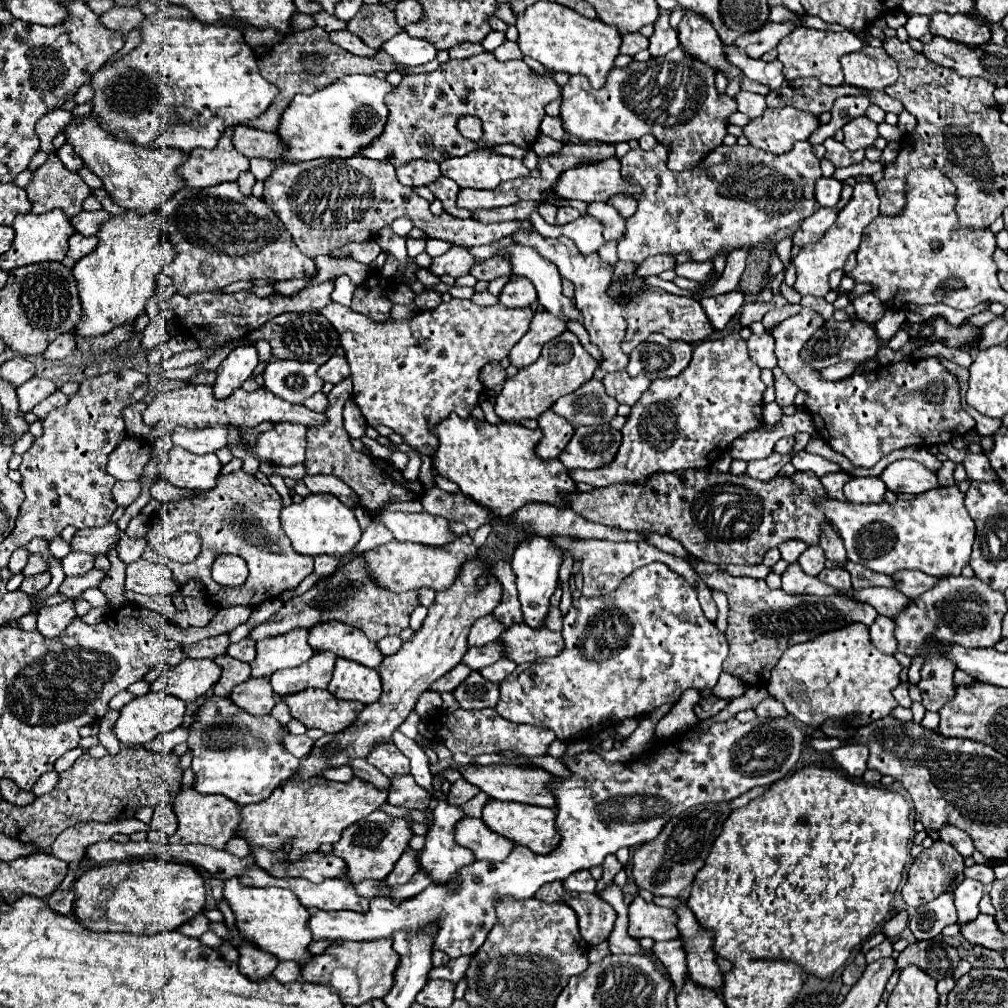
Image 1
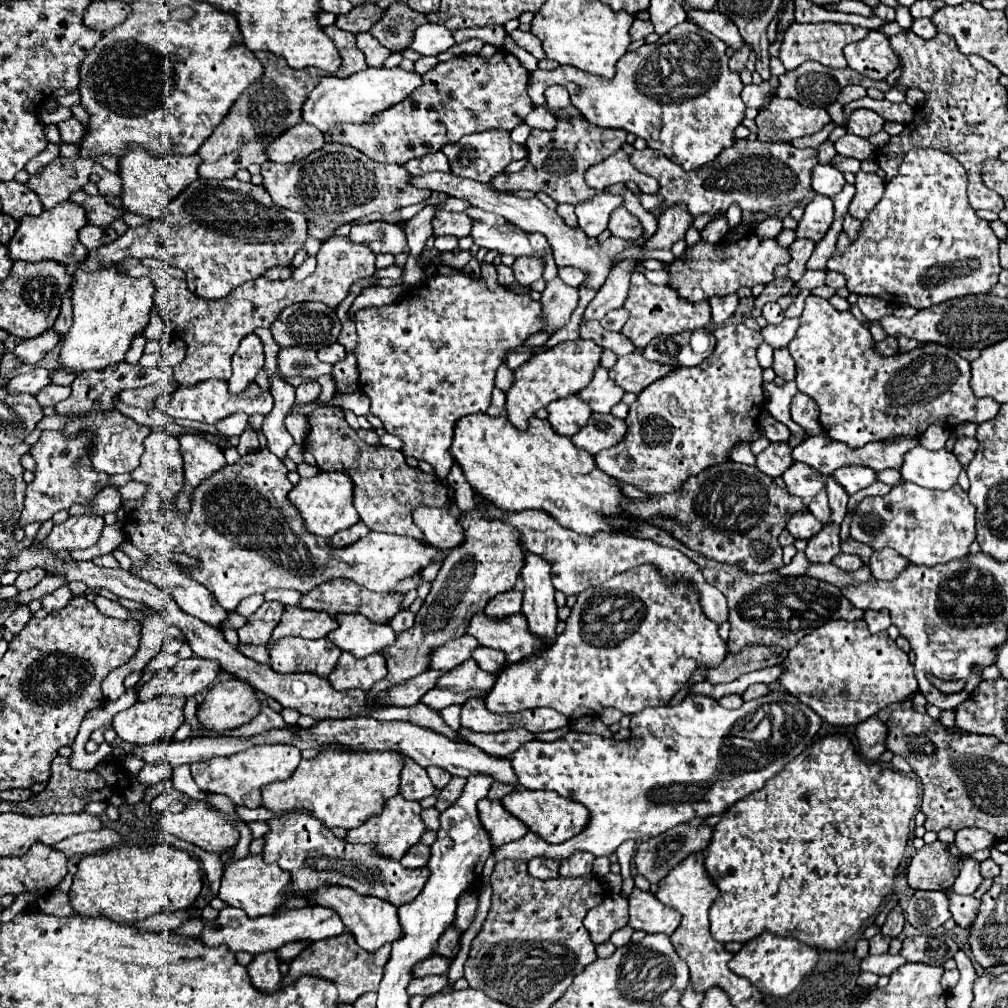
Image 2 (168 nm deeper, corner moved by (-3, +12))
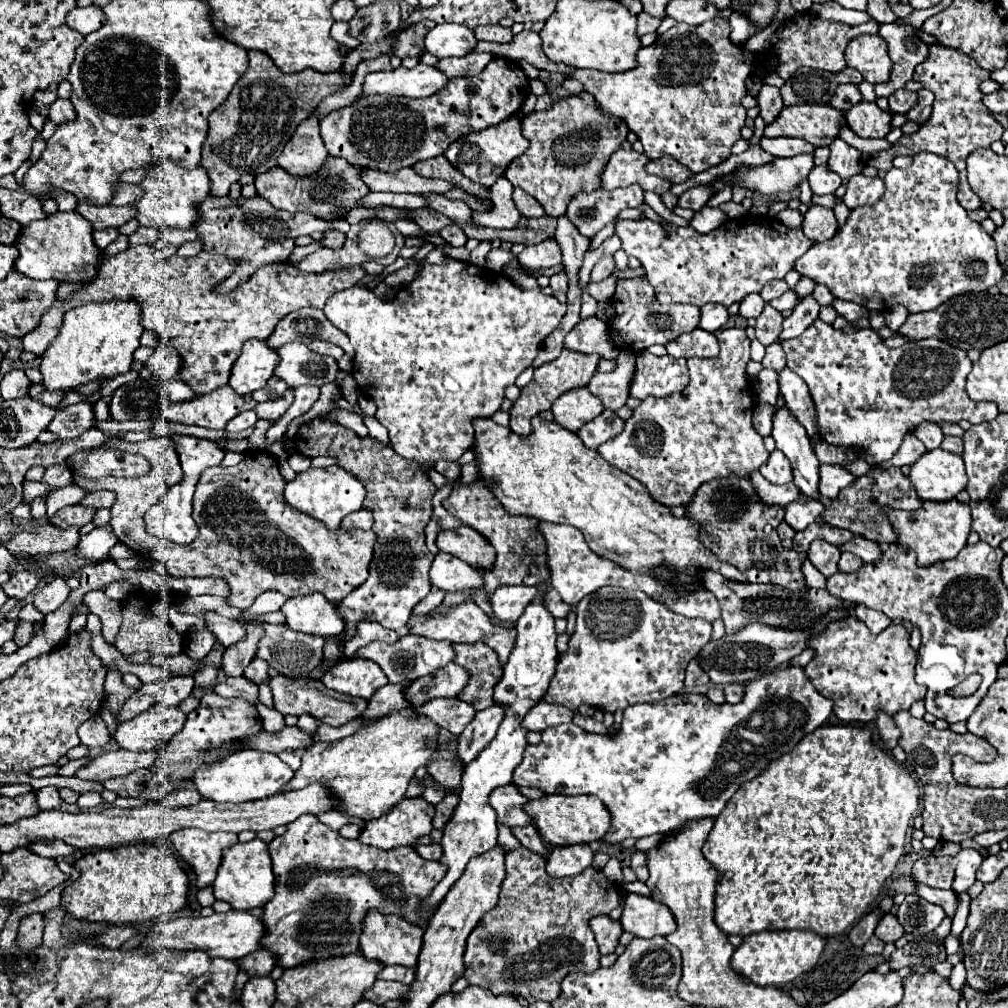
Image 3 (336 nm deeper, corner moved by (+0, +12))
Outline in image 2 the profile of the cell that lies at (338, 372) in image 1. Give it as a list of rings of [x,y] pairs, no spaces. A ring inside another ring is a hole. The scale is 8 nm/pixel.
[[[339,343],[327,345],[327,347],[323,347],[323,349],[317,349],[317,357],[319,357],[319,361],[325,361],[325,363],[343,361],[343,359],[345,359],[345,347],[339,345]]]

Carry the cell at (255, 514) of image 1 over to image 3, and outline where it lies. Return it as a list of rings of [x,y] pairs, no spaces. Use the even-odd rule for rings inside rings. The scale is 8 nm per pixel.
[[[156,437],[140,443],[112,439],[106,447],[118,447],[144,455],[150,463],[150,471],[142,477],[74,479],[74,483],[86,491],[114,491],[116,503],[112,505],[110,525],[118,541],[126,543],[136,555],[162,561],[172,577],[224,579],[230,587],[230,595],[226,597],[228,605],[240,609],[248,609],[266,589],[280,591],[286,597],[322,593],[328,601],[342,601],[368,579],[376,533],[342,529],[328,531],[314,517],[290,507],[284,501],[286,481],[278,471],[276,459],[270,457],[268,451],[246,453],[246,457],[234,467],[218,465],[200,475],[200,483],[194,493],[194,519],[200,529],[200,537],[192,545],[176,545],[174,541],[150,535],[144,525],[144,513],[164,497],[168,487],[174,485],[174,467],[180,467],[174,441],[170,437]],[[230,501],[240,503],[236,509],[230,509]],[[240,521],[252,525],[252,533],[256,531],[256,537],[238,533],[236,529],[240,527]],[[206,533],[212,533],[214,537],[206,539]]]

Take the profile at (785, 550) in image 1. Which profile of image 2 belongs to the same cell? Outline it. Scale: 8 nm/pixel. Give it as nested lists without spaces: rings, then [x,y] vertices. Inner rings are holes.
[[[811,511],[795,513],[787,523],[787,531],[791,531],[791,535],[795,539],[811,539],[813,535],[819,533],[821,527],[823,527],[823,523],[819,519],[815,519]]]

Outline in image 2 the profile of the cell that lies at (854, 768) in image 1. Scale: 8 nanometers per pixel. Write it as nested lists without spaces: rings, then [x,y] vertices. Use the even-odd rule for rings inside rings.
[[[873,715],[857,727],[857,739],[859,739],[861,755],[869,761],[877,761],[881,753],[887,749],[885,747],[887,725],[877,715]]]

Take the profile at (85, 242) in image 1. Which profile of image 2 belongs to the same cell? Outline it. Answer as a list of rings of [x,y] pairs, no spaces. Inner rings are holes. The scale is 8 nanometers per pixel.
[[[85,225],[81,231],[79,231],[79,239],[81,243],[93,251],[101,245],[109,245],[111,241],[115,241],[119,235],[115,233],[113,227],[95,227],[95,225]]]

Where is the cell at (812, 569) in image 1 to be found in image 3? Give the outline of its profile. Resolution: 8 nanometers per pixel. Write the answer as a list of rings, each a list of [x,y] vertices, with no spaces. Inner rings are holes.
[[[816,539],[810,543],[810,551],[808,551],[808,559],[812,561],[812,565],[824,575],[830,577],[838,571],[838,559],[840,559],[840,549],[836,545],[830,545],[828,541]]]

